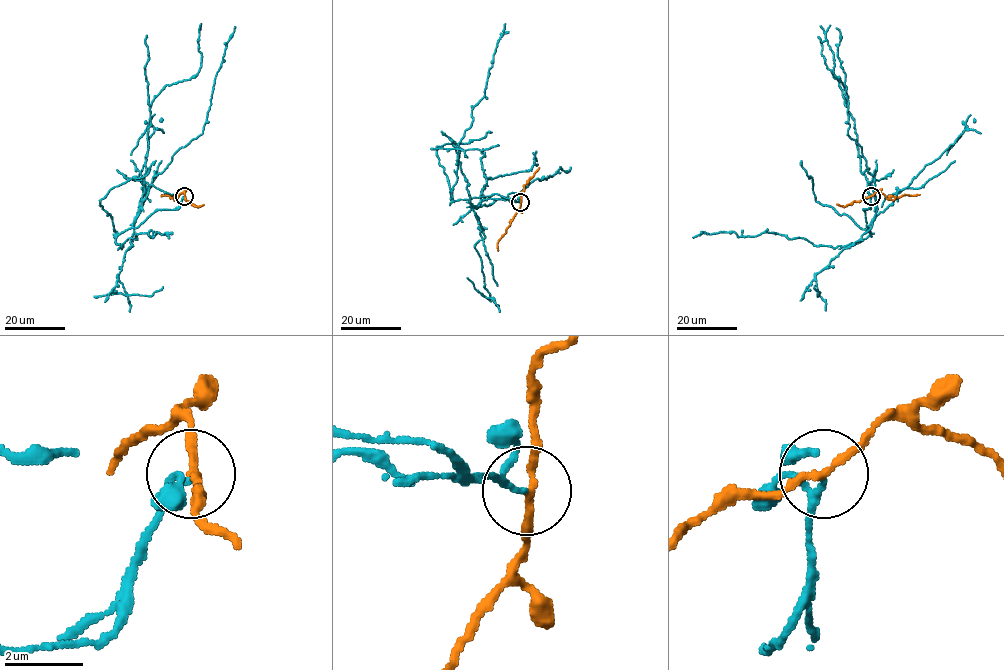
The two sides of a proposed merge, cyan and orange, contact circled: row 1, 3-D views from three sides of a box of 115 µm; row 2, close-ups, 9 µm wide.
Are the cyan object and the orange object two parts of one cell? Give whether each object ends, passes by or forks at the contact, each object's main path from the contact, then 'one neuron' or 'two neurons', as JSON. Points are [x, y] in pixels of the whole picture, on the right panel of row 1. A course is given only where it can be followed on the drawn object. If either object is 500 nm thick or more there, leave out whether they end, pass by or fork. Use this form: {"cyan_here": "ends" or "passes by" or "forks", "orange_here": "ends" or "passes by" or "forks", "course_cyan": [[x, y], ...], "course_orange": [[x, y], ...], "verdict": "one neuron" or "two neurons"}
{"cyan_here": "passes by", "orange_here": "passes by", "course_cyan": [[871, 196], [862, 209], [867, 227], [876, 198], [860, 169], [844, 86], [833, 72], [830, 25]], "course_orange": [[871, 196], [877, 192], [891, 200], [904, 195], [919, 195]], "verdict": "two neurons"}

